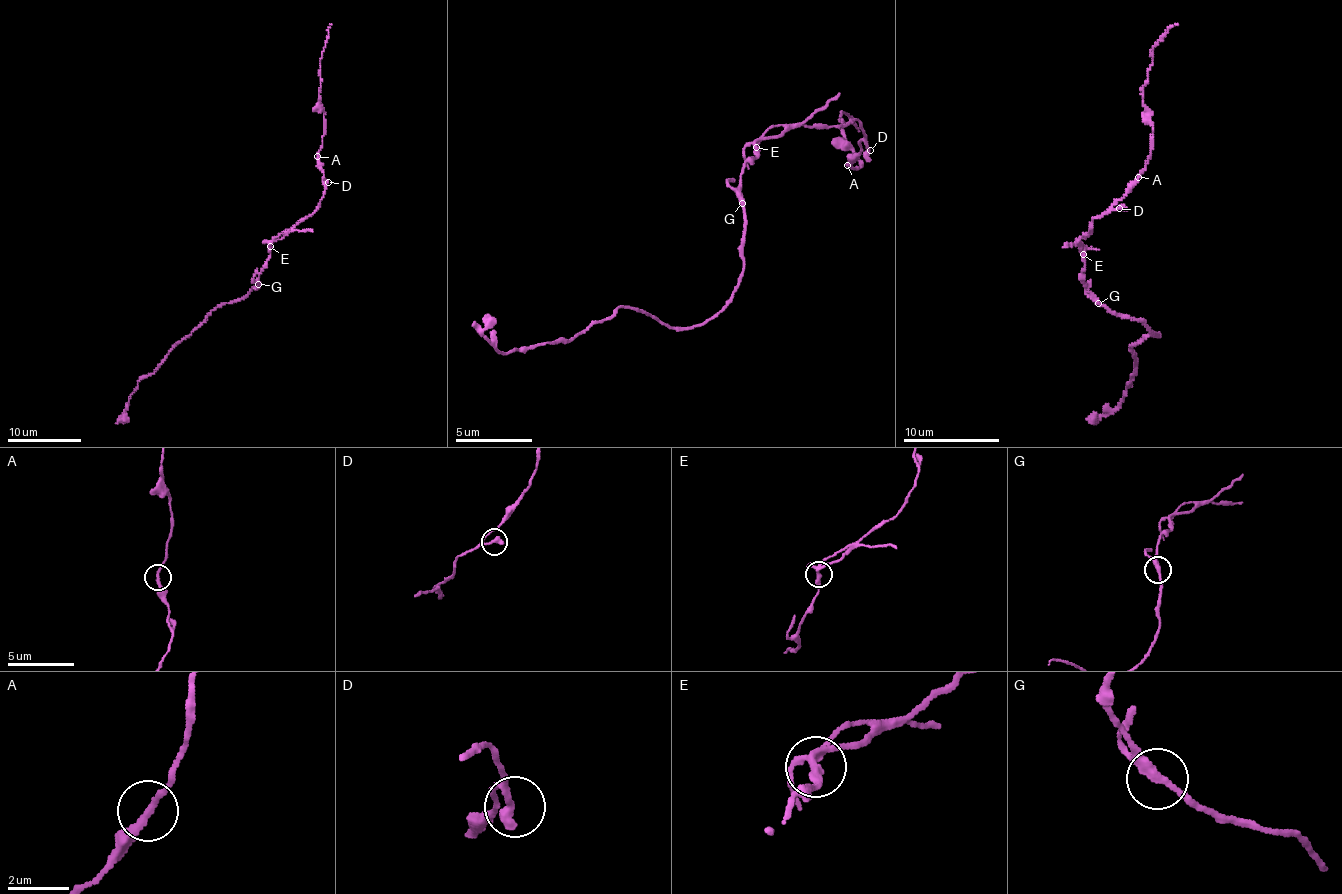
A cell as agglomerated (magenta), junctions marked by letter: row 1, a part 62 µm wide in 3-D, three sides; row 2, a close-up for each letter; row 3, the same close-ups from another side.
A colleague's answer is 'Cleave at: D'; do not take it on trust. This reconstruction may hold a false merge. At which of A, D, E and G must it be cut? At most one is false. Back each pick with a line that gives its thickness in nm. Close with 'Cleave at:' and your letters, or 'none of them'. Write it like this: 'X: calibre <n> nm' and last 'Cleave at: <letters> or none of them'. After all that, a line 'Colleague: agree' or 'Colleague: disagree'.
Cleave at: none of them
Colleague: disagree

